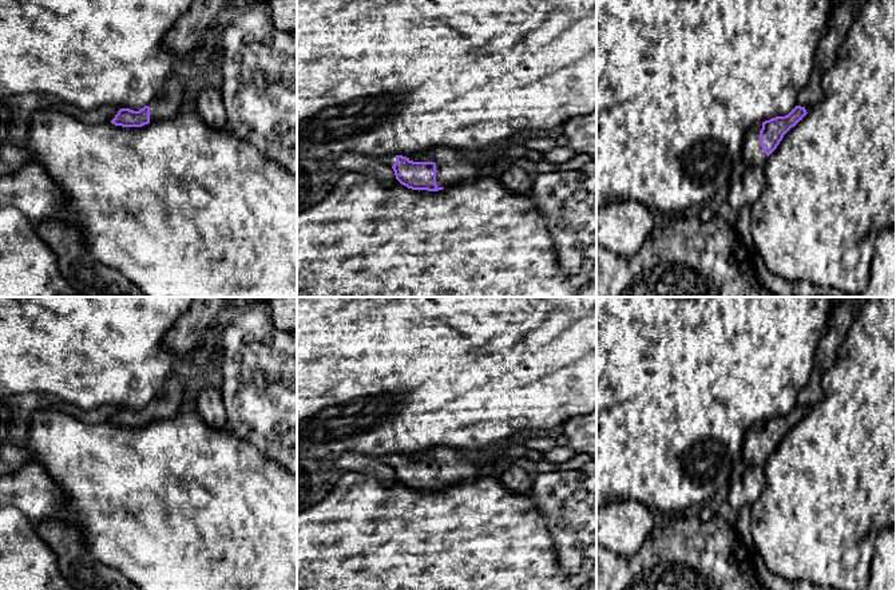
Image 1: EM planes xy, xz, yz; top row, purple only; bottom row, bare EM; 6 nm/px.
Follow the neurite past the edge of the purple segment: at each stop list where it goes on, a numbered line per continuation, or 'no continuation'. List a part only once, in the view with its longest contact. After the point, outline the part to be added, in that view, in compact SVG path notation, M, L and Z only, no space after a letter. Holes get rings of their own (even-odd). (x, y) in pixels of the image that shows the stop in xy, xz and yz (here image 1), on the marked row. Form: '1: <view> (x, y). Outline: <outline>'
1: xz (452, 167). Outline: M432 149L407 158L413 162L435 162L437 187L472 182L477 177L477 167L459 150Z

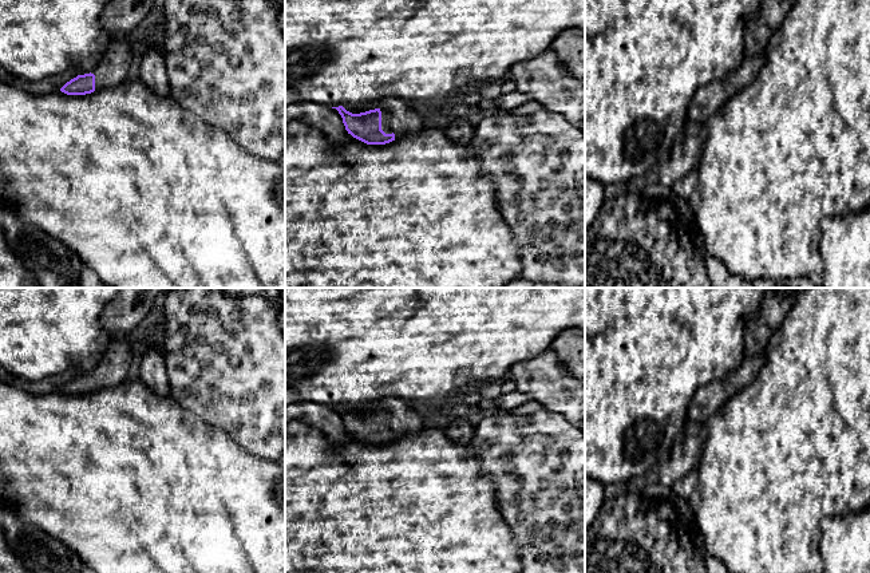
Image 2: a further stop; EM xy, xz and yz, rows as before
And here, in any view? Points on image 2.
1: xz (402, 118). Outline: M384 98L372 106L381 111L381 130L395 134L395 138L423 130L423 112L410 102L398 98Z

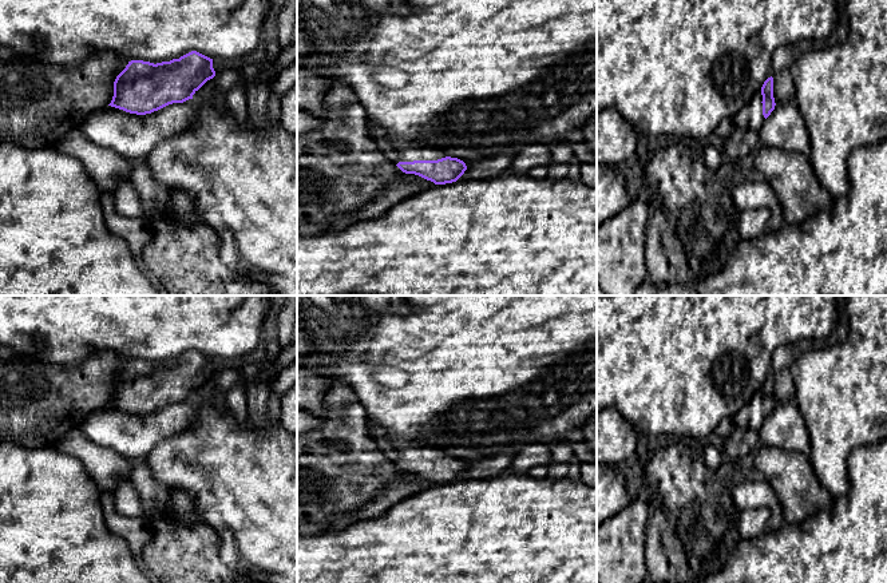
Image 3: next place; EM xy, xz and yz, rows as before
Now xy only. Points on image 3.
no continuation

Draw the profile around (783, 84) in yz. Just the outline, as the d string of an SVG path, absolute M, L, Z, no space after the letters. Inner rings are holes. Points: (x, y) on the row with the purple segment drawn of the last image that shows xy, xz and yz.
M803 40L789 45L783 45L775 52L771 74L773 78L773 98L776 104L785 104L795 100L791 66L799 56L812 48L812 40Z

